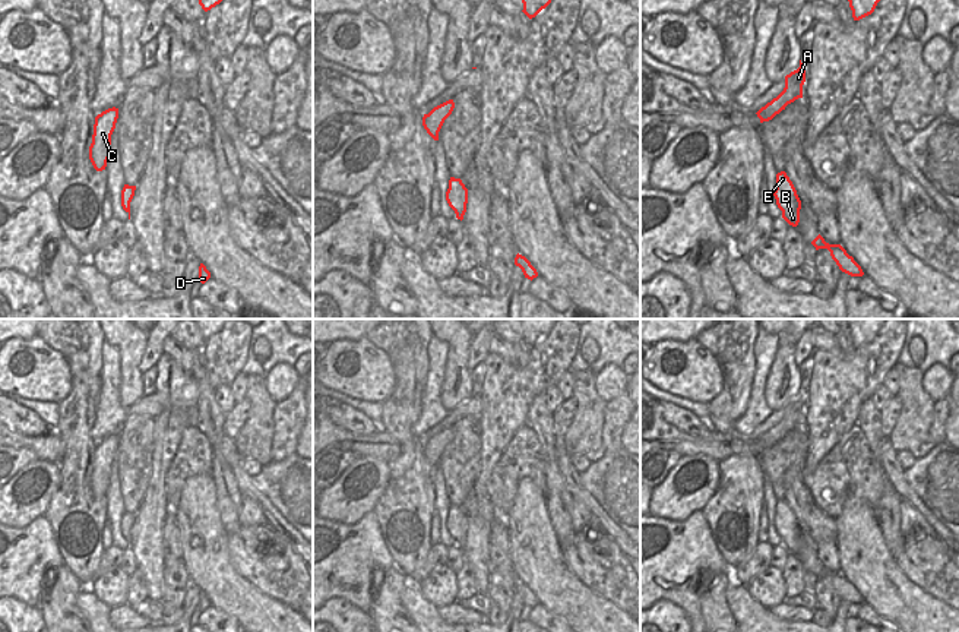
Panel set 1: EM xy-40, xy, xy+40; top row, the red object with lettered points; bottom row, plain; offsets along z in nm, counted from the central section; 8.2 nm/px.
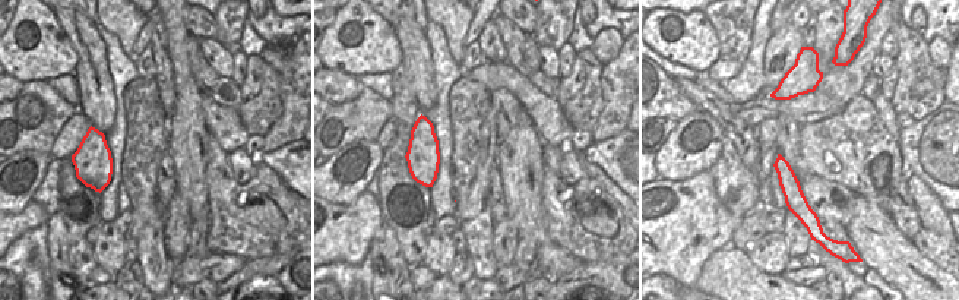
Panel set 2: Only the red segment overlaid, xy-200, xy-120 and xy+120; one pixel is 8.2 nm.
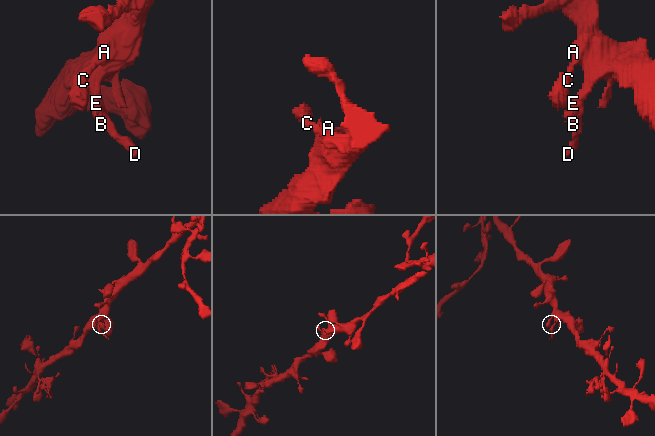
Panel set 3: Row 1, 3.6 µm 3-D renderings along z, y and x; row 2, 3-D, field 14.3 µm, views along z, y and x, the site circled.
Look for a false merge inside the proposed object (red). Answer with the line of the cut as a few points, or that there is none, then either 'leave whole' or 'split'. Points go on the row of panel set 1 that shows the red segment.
cut none; leave whole

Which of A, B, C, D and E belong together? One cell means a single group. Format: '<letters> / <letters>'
A B C D E

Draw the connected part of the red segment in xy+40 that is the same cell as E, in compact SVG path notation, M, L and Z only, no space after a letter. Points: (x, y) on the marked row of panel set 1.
M785 171L776 174L776 189L773 192L782 218L792 227L800 222L801 200L797 190Z

